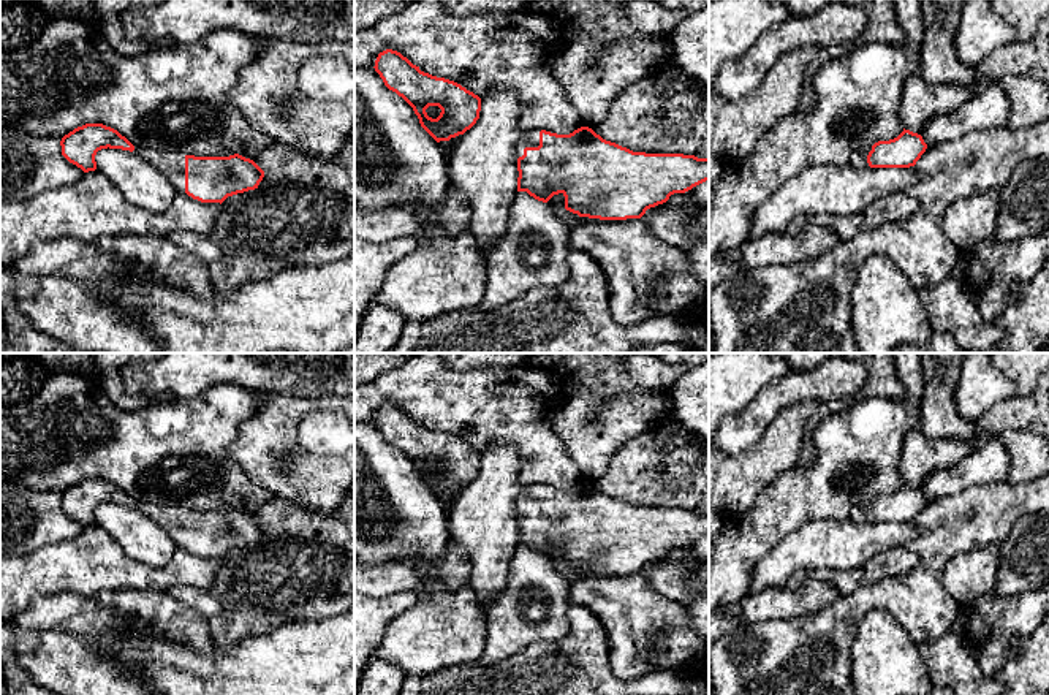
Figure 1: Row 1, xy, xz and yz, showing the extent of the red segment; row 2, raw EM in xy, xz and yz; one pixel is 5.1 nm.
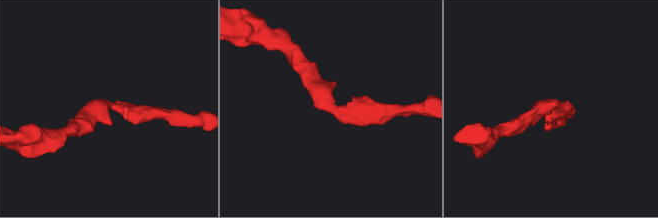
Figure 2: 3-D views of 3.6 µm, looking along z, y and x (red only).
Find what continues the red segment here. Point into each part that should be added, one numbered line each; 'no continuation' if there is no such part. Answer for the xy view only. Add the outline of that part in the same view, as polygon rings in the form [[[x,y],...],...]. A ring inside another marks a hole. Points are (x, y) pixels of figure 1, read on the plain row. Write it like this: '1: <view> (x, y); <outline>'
1: xy (171, 518); [[[134,502],[133,507],[161,526],[177,548],[185,548],[185,507],[158,507],[141,502]]]

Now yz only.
1: yz (858, 513); [[[872,502],[856,503],[851,508],[850,519],[854,521],[854,522],[859,522],[859,524],[870,522],[869,518],[867,518],[867,510],[869,510],[870,505],[872,505]]]

